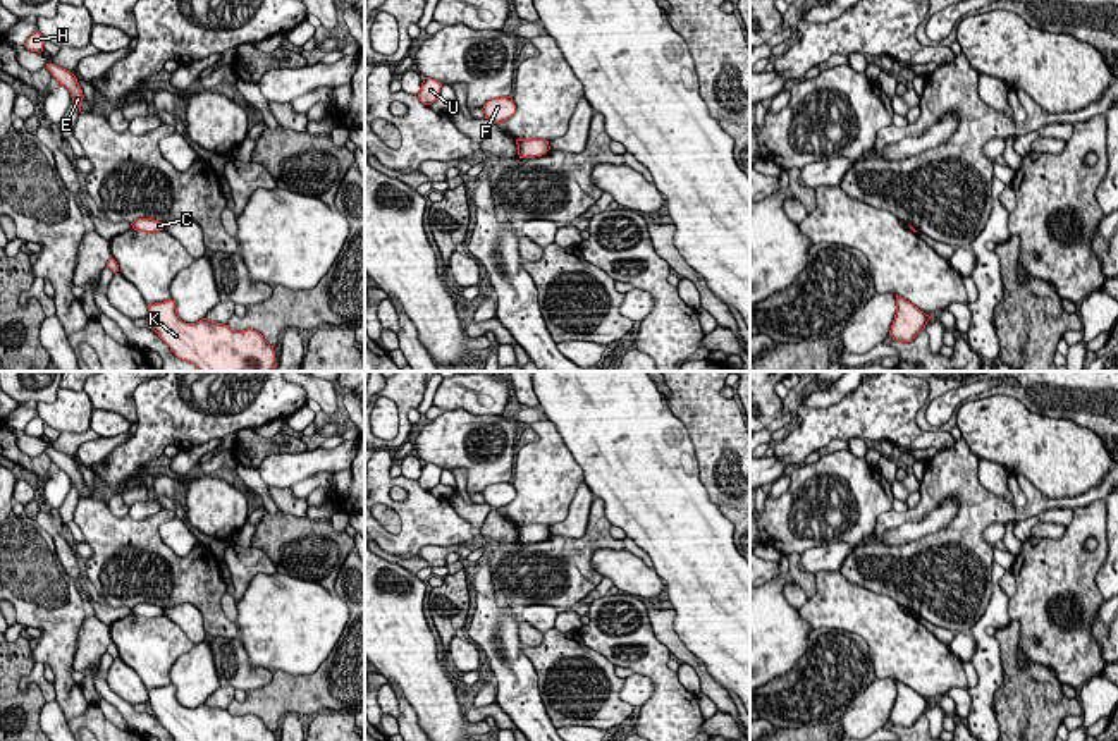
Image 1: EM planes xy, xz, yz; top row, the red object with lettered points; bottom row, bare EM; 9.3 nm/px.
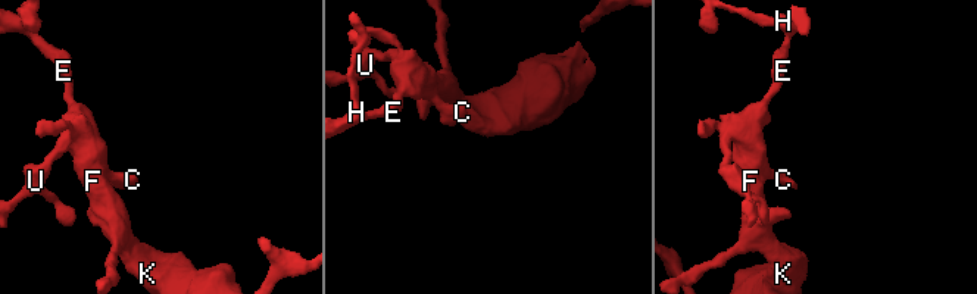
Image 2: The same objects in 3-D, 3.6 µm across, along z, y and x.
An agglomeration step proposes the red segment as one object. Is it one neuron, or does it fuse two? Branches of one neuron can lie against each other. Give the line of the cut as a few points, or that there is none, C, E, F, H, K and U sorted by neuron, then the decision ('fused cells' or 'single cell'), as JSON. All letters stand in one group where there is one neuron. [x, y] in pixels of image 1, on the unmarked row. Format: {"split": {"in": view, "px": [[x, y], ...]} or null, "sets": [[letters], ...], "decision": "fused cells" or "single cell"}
{"split": null, "sets": [["C", "E", "F", "H", "K", "U"]], "decision": "single cell"}

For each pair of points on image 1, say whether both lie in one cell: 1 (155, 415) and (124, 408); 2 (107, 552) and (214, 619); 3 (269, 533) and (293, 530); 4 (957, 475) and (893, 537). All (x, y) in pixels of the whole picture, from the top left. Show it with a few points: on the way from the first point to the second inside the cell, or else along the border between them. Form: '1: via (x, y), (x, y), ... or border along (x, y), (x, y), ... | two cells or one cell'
1: border along (135, 389), (138, 422) | two cells
2: via (136, 551), (159, 552), (198, 590) | one cell
3: via (274, 533), (288, 533) | one cell
4: border along (941, 501), (919, 521), (903, 521), (878, 538) | two cells

